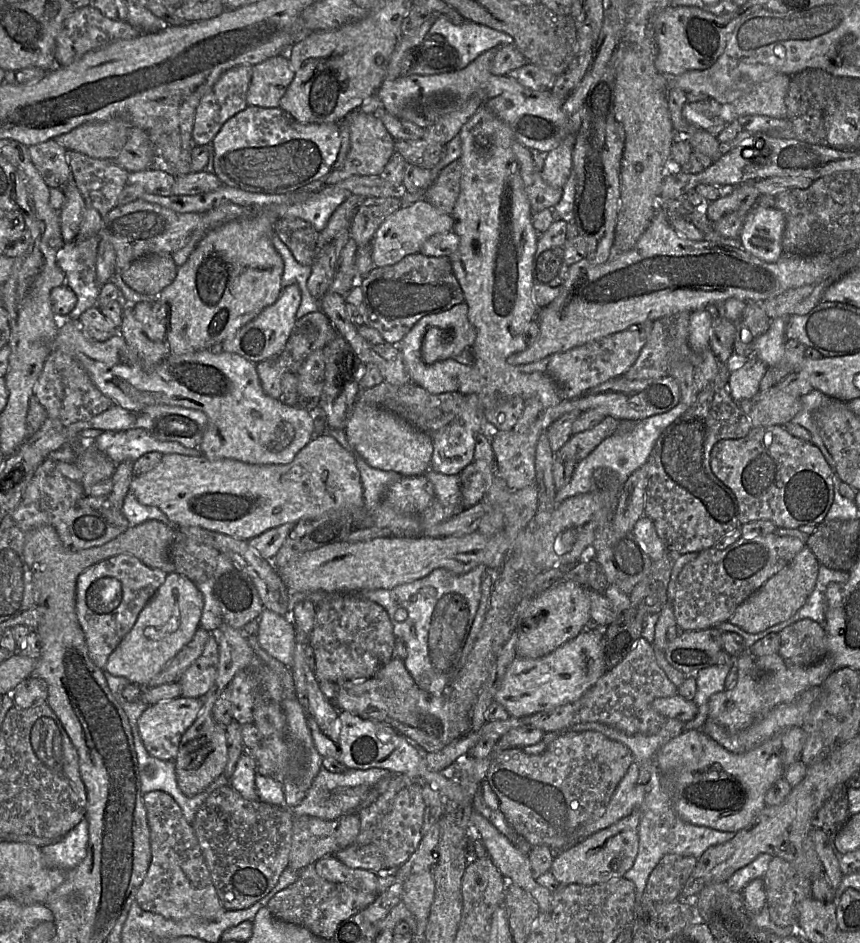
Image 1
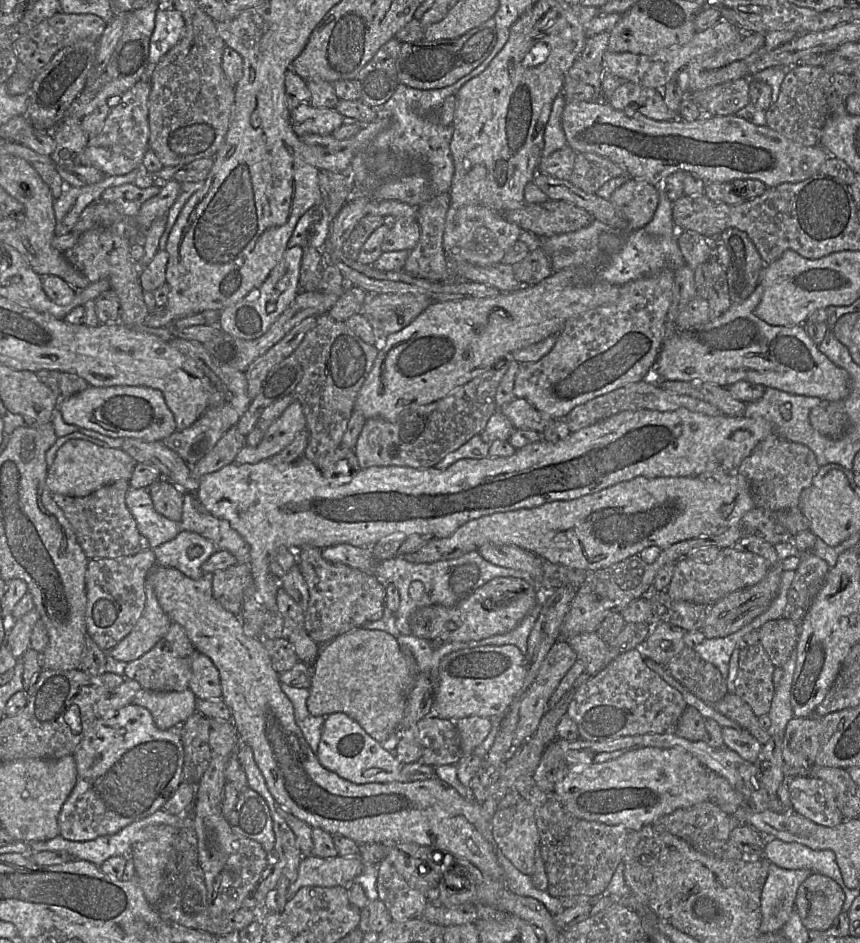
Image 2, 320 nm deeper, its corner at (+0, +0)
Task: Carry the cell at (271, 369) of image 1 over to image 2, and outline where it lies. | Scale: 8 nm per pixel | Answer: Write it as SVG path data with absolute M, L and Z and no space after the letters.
M232 426L219 439L213 449L191 466L191 475L196 482L204 475L215 472L233 463L239 450L246 445L246 436Z

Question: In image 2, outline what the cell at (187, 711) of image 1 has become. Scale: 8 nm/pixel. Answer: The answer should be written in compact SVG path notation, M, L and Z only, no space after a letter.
M130 703L112 715L98 717L77 746L74 758L77 780L58 816L60 835L70 841L87 841L115 834L161 809L182 783L184 748L181 726L159 729L148 709Z

